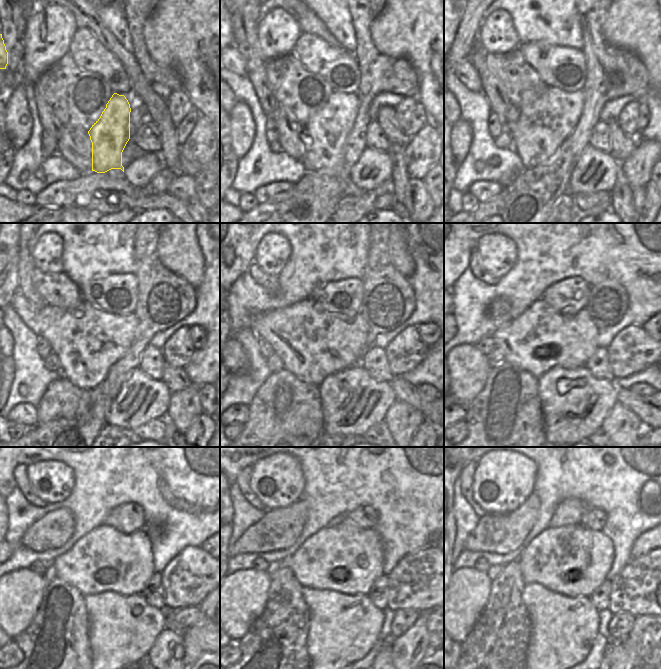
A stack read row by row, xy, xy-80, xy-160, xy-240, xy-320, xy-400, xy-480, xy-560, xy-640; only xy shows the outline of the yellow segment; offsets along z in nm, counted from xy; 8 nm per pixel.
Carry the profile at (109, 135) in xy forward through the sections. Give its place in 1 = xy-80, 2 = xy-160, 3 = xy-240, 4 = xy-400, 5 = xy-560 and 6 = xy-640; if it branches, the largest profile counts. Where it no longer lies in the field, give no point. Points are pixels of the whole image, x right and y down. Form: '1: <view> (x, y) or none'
1: xy-80 (328, 129)
2: xy-160 (543, 125)
3: xy-240 (87, 341)
4: xy-400 (541, 338)
5: xy-560 (346, 558)
6: xy-640 (573, 561)

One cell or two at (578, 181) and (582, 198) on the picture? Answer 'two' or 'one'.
two

